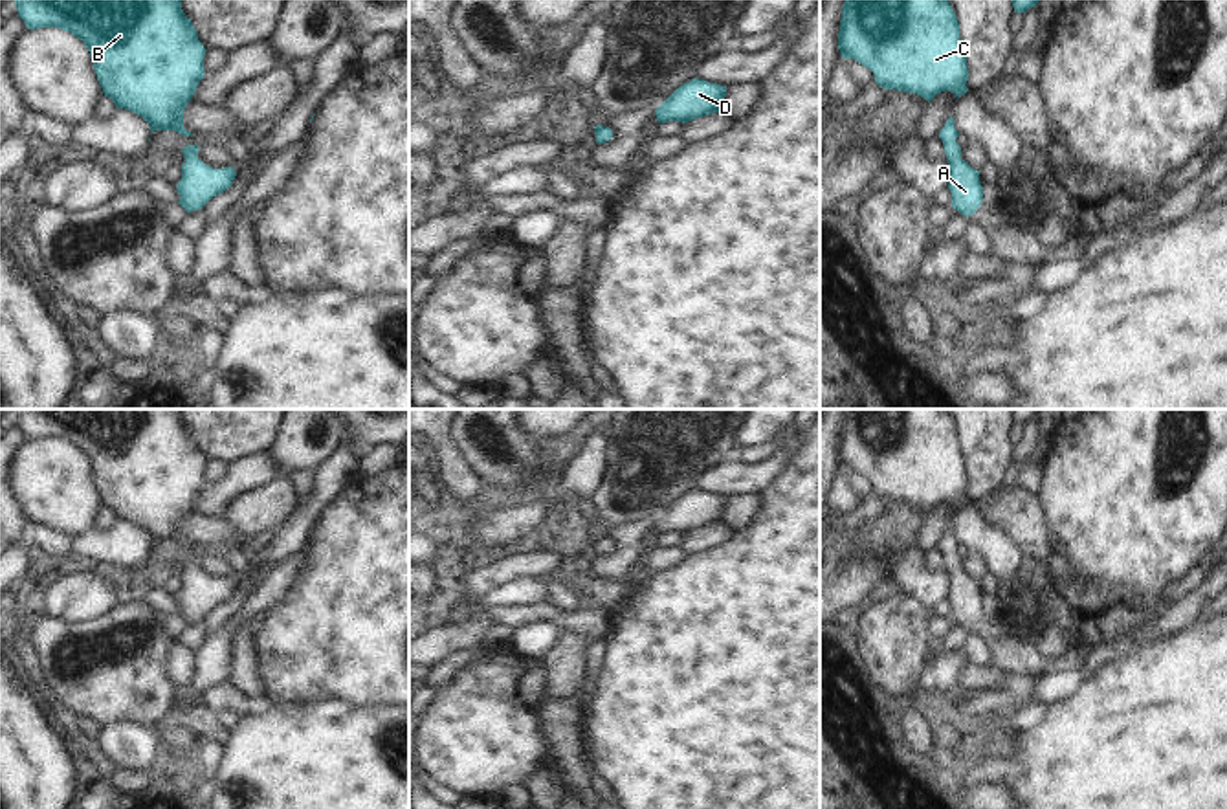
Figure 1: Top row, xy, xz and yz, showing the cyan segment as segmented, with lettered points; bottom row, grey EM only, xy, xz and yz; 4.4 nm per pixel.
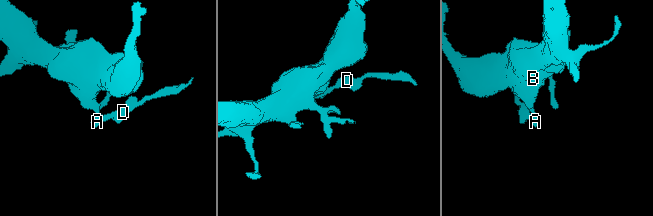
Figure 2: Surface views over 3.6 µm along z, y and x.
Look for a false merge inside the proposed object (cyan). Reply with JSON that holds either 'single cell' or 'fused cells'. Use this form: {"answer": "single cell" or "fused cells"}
{"answer": "single cell"}

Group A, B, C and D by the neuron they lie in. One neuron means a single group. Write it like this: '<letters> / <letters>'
A B C D

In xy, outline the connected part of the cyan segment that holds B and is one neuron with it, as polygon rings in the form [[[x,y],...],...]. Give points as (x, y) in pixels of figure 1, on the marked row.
[[[15,0],[17,11],[28,29],[59,28],[81,39],[90,51],[103,94],[116,108],[141,116],[154,130],[174,130],[193,136],[183,128],[183,110],[204,79],[205,48],[182,9],[182,0]]]

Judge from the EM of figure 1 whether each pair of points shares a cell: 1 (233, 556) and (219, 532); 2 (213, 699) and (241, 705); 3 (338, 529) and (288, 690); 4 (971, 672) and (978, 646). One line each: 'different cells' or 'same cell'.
1: different cells
2: same cell
3: same cell
4: different cells

